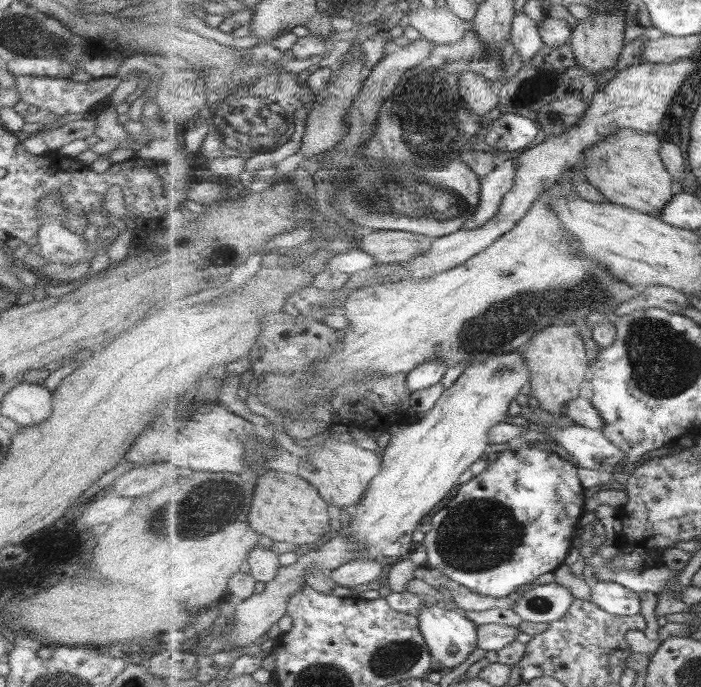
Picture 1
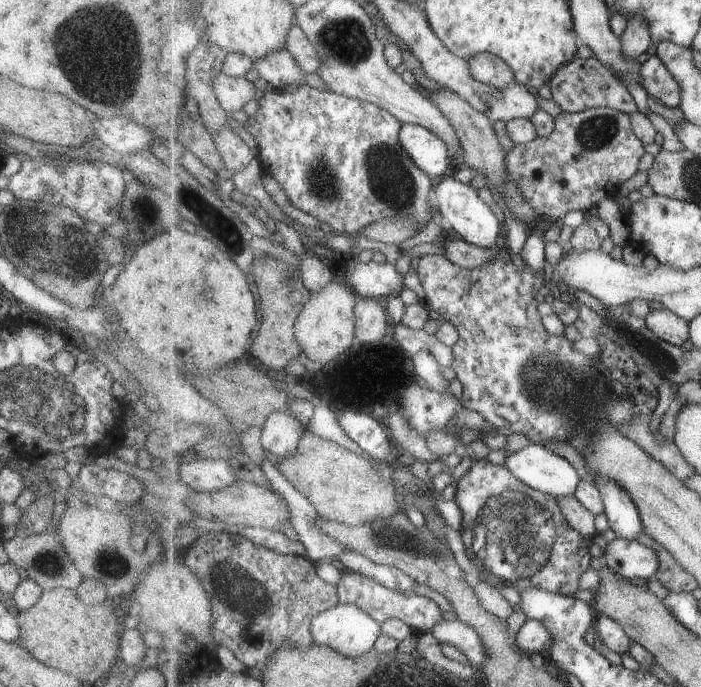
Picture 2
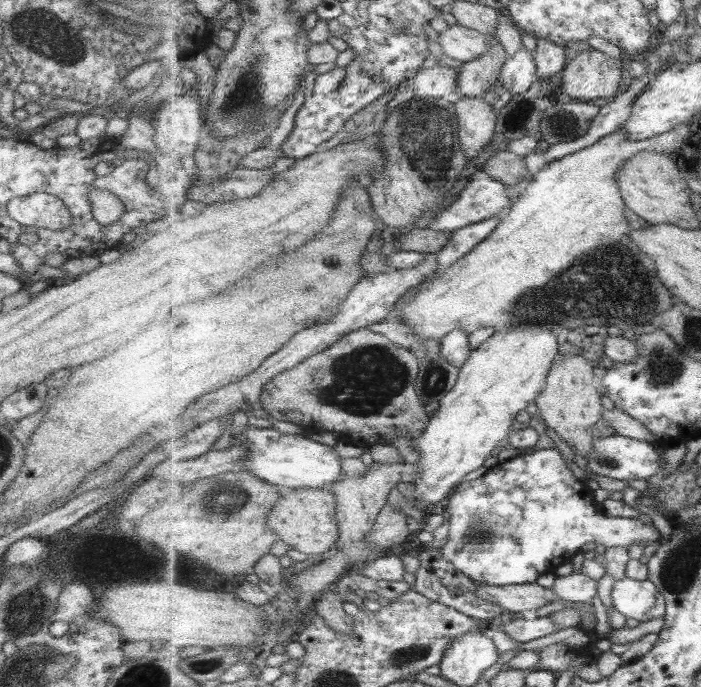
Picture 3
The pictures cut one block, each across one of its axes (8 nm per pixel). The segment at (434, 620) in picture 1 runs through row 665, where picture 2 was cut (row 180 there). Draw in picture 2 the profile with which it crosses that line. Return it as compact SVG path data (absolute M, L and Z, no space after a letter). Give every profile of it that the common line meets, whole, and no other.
M450 172L436 180L434 192L437 208L455 235L460 236L465 242L481 248L499 247L495 242L499 238L501 221L495 216L495 210L485 200L481 200L477 189L467 183L459 182L453 173Z

